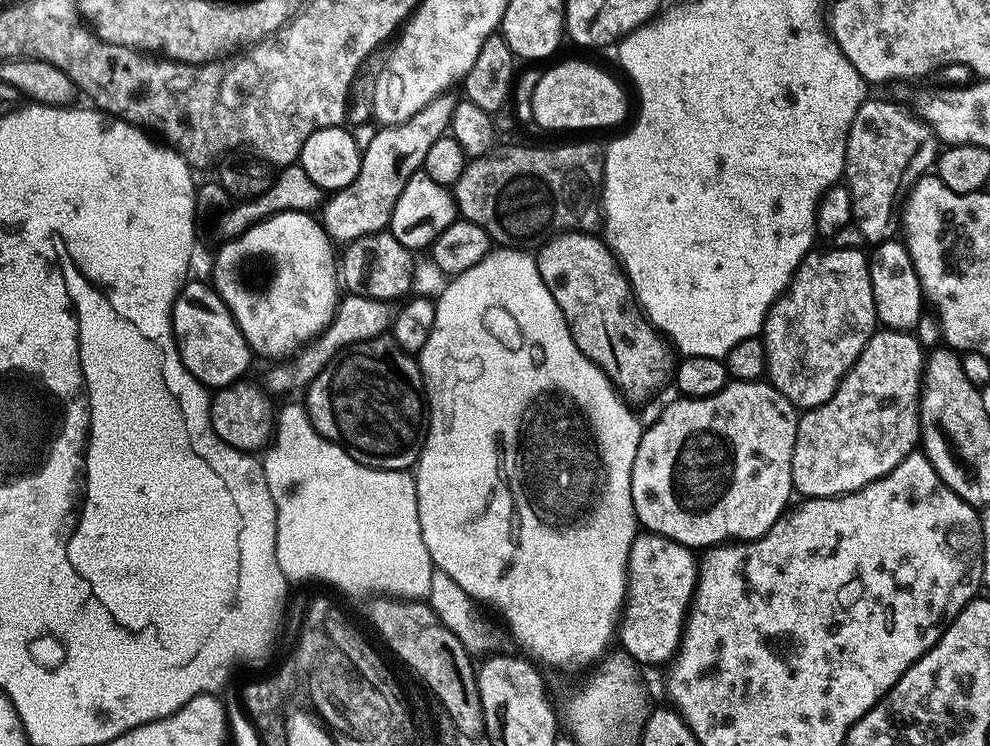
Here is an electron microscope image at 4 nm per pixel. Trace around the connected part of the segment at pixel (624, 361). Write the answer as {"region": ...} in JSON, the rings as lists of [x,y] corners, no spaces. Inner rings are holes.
{"region":[[[569,230],[545,239],[539,245],[540,252],[535,253],[536,265],[566,318],[578,350],[593,360],[629,401],[648,400],[667,384],[669,387],[673,379],[673,349],[636,303],[628,274],[615,252],[599,235],[592,235],[596,234]]]}

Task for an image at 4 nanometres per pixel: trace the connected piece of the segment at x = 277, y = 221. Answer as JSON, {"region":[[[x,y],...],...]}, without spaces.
{"region":[[[279,212],[270,218],[266,218],[262,222],[255,224],[250,230],[246,230],[246,234],[242,234],[238,238],[229,240],[219,245],[220,253],[216,256],[216,265],[212,268],[211,283],[214,285],[218,295],[224,299],[226,306],[232,311],[232,317],[236,319],[236,325],[242,330],[242,334],[246,338],[246,342],[252,348],[253,353],[257,357],[260,356],[280,356],[276,358],[288,358],[300,351],[311,340],[316,339],[329,322],[336,317],[336,310],[340,307],[342,299],[342,272],[338,267],[338,252],[335,252],[334,241],[329,236],[323,223],[315,215],[306,212]]]}

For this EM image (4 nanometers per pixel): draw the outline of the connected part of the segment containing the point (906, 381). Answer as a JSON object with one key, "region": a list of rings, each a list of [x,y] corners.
{"region":[[[877,330],[873,332],[871,338],[866,342],[866,346],[858,354],[858,358],[852,363],[852,369],[845,374],[843,380],[841,380],[840,385],[836,388],[836,393],[829,398],[829,400],[818,405],[816,408],[809,408],[803,413],[796,421],[796,437],[794,438],[794,450],[792,451],[792,487],[801,497],[804,498],[815,498],[817,496],[842,496],[846,492],[856,492],[857,489],[862,486],[869,484],[870,482],[877,479],[879,476],[885,476],[890,470],[894,470],[894,466],[898,466],[898,462],[902,462],[912,451],[917,447],[918,441],[920,439],[920,418],[918,415],[918,397],[920,395],[920,385],[922,383],[922,373],[924,370],[924,361],[926,359],[925,349],[920,349],[920,344],[915,340],[915,335],[909,334],[907,332],[893,332],[891,330]]]}

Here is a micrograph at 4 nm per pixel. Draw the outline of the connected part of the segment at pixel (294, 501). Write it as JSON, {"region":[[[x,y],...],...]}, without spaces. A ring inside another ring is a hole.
{"region":[[[303,403],[288,404],[278,412],[278,421],[275,427],[274,439],[271,441],[270,447],[263,453],[262,463],[264,466],[264,473],[266,480],[270,486],[270,494],[274,498],[274,506],[276,507],[276,553],[278,554],[278,566],[282,566],[284,575],[288,577],[289,581],[296,582],[296,580],[321,580],[324,584],[333,584],[336,588],[341,588],[344,592],[376,592],[372,594],[379,594],[384,598],[403,598],[405,600],[423,601],[430,594],[430,578],[434,571],[434,565],[430,558],[430,550],[426,550],[426,542],[422,542],[422,526],[418,522],[418,498],[416,497],[416,478],[411,471],[405,470],[403,472],[395,472],[394,470],[386,470],[385,468],[371,468],[365,464],[361,464],[346,451],[340,444],[334,443],[332,440],[326,439],[322,434],[318,434],[318,430],[314,430],[314,426],[308,417],[307,407]]]}

